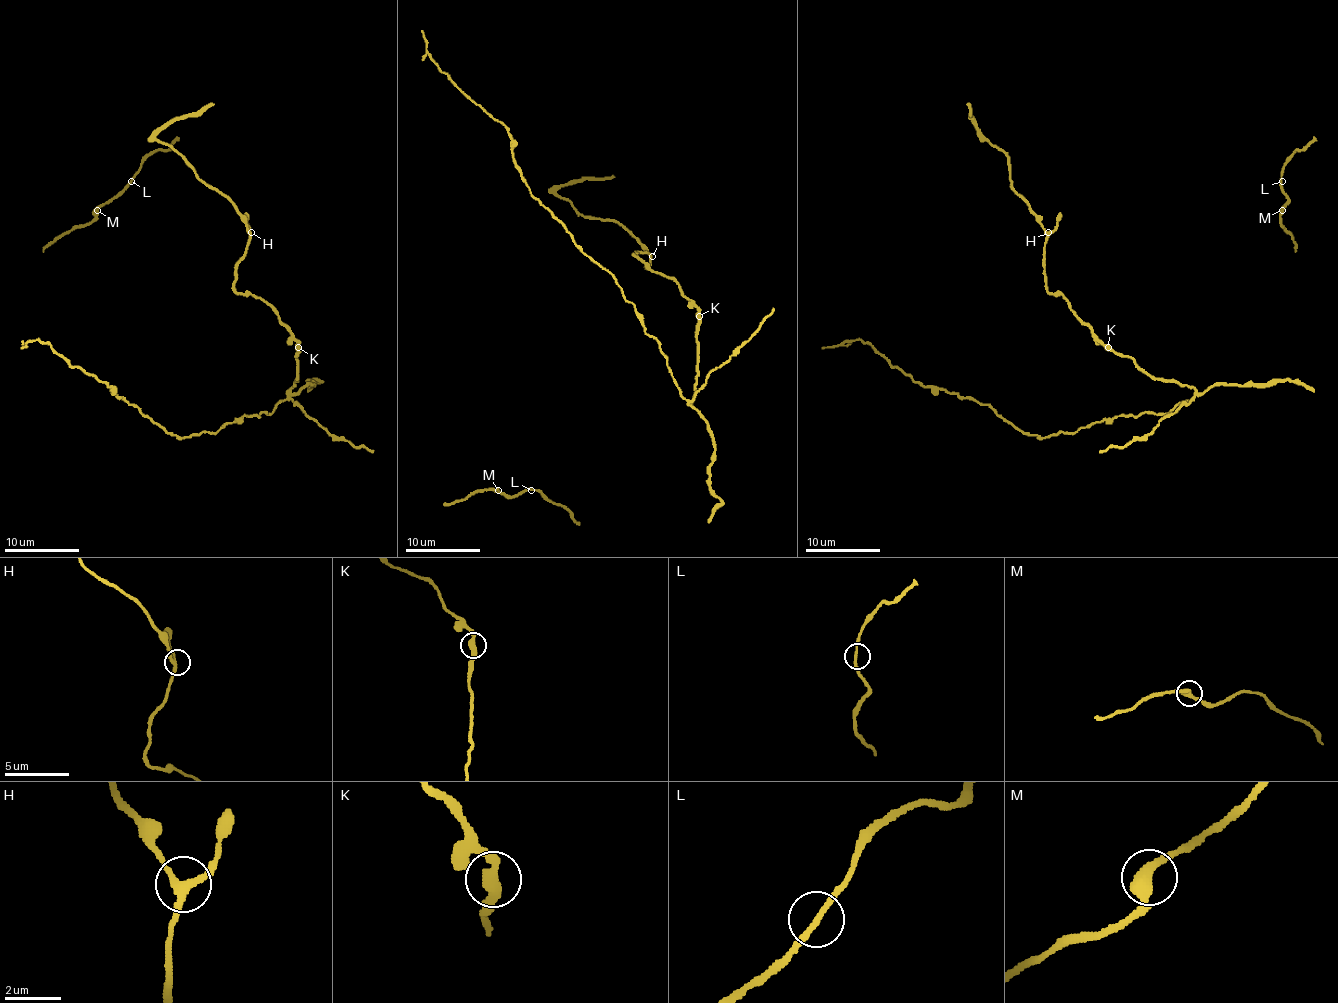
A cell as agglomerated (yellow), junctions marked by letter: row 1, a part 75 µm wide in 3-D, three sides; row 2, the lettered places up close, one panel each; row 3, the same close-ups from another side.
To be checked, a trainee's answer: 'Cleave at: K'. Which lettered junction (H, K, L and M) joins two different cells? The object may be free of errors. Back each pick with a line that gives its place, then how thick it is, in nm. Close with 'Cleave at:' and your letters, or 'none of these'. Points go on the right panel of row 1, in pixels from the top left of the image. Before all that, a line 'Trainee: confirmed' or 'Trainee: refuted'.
Trainee: confirmed
K: Place: (1108, 347). Thickness 400 nm
Cleave at: K

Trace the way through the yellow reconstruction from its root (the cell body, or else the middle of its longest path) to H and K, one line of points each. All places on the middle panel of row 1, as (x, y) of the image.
H: (696, 343), (698, 310), (672, 278), (652, 271), (635, 254), (646, 252), (652, 256)
K: (696, 343), (698, 316)

